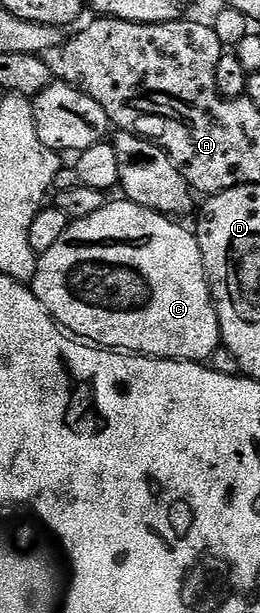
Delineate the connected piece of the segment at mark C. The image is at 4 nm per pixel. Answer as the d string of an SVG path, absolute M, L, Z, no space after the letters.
M118 198L117 201L107 202L103 210L91 214L91 218L73 220L67 230L67 238L62 238L56 244L51 244L40 253L37 261L37 273L31 281L31 287L39 298L39 302L54 320L66 332L82 341L88 342L99 348L120 350L126 354L151 356L154 360L192 360L194 362L212 361L218 348L222 347L221 320L217 317L217 305L213 298L213 290L209 278L209 270L205 267L205 255L201 252L201 241L192 236L185 228L180 228L176 219L162 216L160 212L152 212L143 206L133 204L131 201Z

